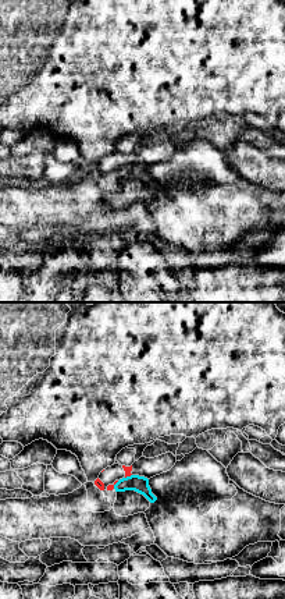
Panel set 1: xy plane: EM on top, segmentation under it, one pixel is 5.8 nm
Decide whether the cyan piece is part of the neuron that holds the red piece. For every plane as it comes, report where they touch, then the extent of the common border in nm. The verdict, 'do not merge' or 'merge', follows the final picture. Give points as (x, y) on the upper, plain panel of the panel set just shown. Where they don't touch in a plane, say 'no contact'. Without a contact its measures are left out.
contact (114, 172); length 60 nm

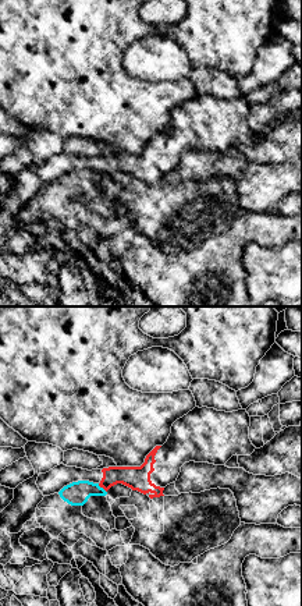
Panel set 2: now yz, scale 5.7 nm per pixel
contact (102, 174); length 80 nm

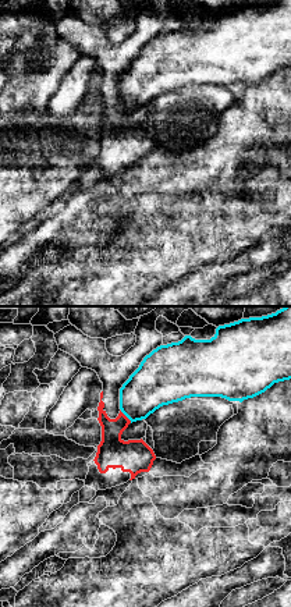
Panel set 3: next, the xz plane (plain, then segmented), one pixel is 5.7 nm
contact (126, 105); length 100 nm

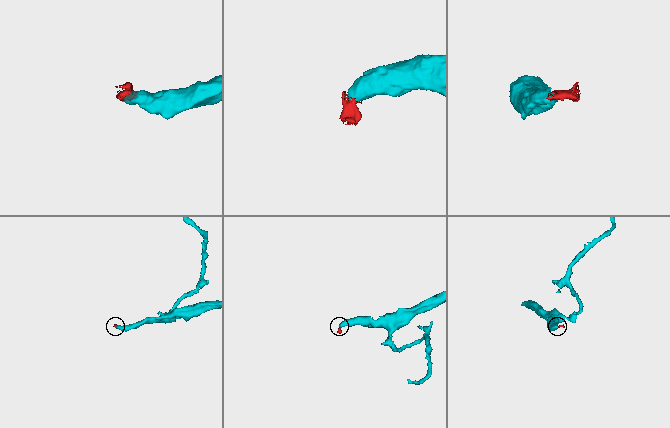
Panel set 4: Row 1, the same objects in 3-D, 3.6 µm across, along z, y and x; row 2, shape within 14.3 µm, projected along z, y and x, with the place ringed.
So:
do not merge

